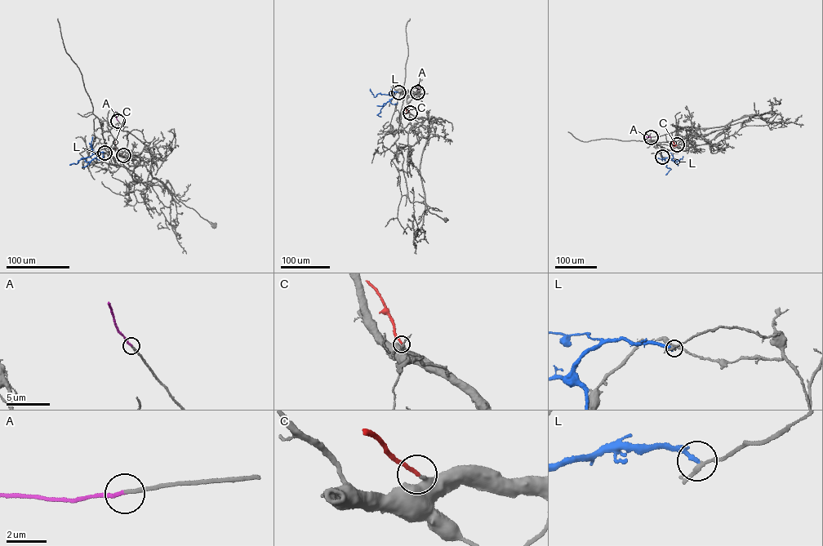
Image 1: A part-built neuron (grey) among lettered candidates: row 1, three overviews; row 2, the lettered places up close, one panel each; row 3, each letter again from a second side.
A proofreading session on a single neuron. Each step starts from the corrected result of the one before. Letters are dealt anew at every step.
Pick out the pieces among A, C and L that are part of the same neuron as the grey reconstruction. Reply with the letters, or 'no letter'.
A, C

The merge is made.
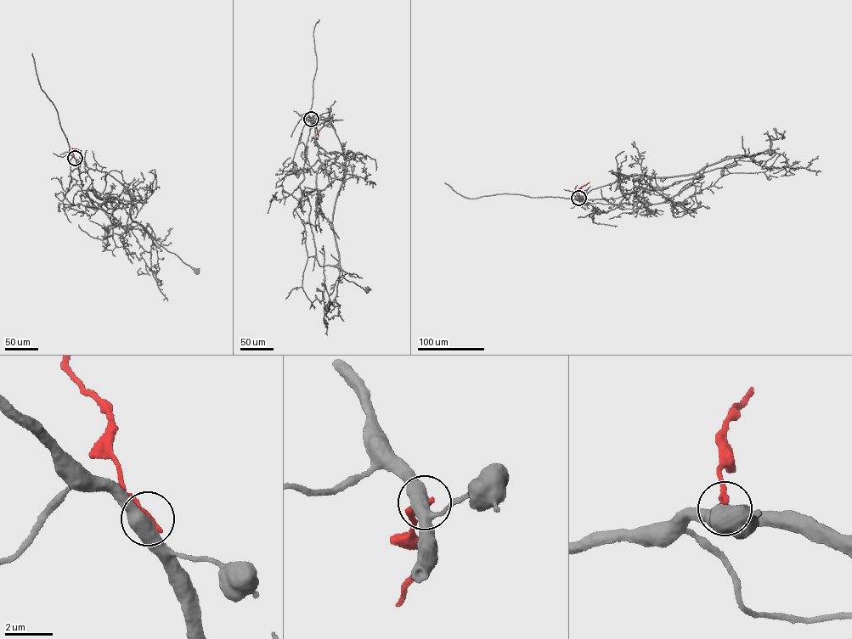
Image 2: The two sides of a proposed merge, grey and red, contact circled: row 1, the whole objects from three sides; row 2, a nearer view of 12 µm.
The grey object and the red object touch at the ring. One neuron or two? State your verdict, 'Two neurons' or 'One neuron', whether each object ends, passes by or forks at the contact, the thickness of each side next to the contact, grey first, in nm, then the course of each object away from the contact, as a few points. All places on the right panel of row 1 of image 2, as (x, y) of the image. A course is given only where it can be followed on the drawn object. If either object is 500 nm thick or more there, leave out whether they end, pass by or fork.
Two neurons. Thickness 550 nm (grey) against 260 nm. Course of grey: (578, 198), (615, 198), (641, 188), (664, 188), (674, 182), (716, 169), (736, 165), (733, 156), (770, 153). Course of red: (578, 198), (581, 187), (589, 182)

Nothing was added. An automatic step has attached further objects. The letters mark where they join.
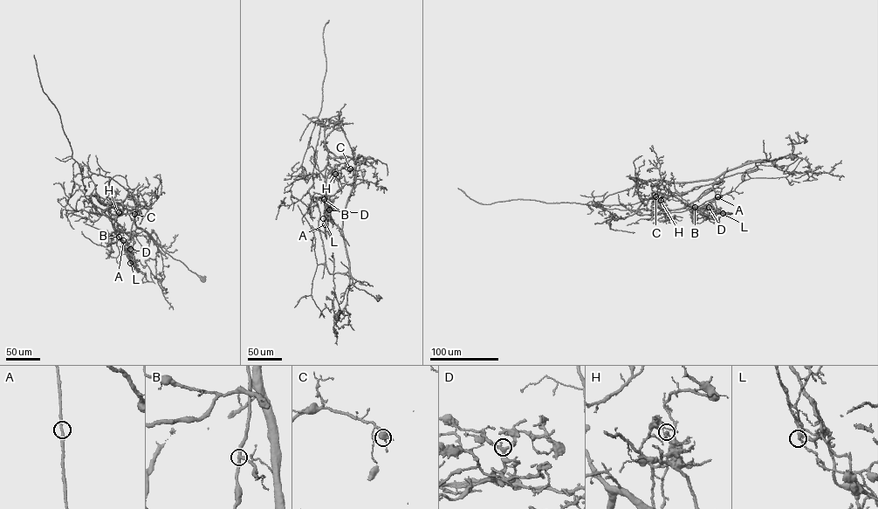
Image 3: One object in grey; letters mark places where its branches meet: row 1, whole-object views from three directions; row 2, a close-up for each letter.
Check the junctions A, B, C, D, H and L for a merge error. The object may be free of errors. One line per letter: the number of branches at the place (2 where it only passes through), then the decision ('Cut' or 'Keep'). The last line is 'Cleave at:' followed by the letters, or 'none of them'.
A: Branches: 2. Keep
B: Branches: 3. Keep
C: Branches: 3. Keep
D: Branches: 3. Keep
H: Branches: 3. Cut
L: Branches: 3. Keep
Cleave at: H

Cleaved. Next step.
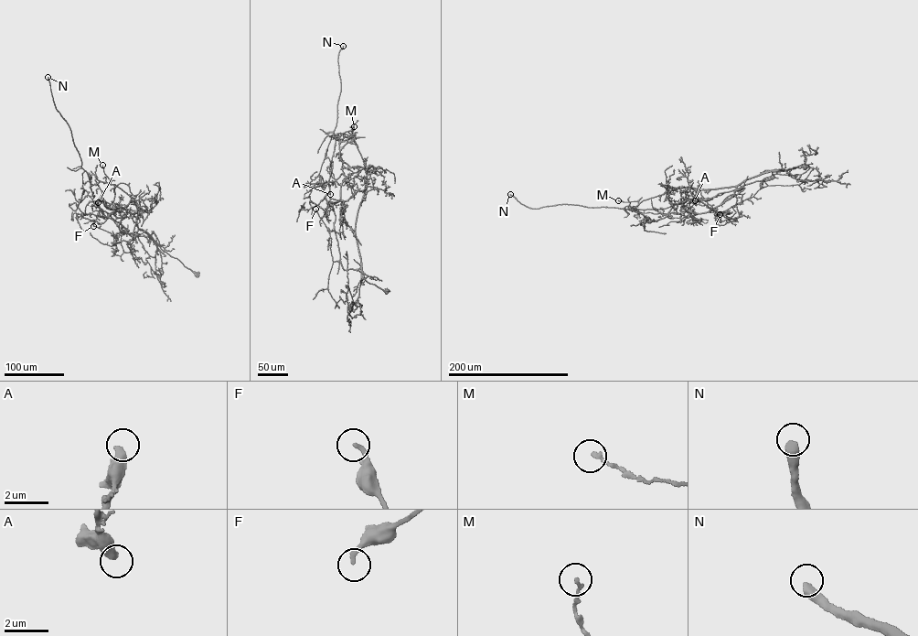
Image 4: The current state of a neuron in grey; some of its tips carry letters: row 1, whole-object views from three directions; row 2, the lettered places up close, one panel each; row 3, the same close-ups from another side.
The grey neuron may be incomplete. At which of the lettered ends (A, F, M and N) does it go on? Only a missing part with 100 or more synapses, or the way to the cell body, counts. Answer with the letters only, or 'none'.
N

